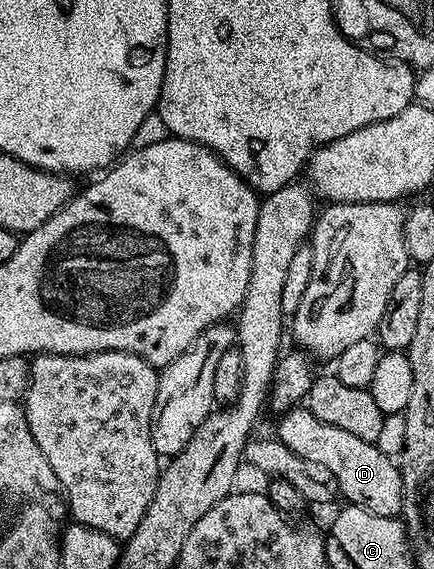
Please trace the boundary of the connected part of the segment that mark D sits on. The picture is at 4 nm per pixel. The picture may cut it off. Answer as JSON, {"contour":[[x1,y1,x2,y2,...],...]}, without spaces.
{"contour":[[305,406,281,413,279,420,282,421,278,424,276,438,284,442,292,454,316,462,316,466,325,466,332,478,336,478,341,499,346,504,368,510,368,514,401,517,402,469,391,457,384,455,377,444,364,442,364,438,356,438,356,434,348,434,348,430,328,426,328,422,320,422]]}

